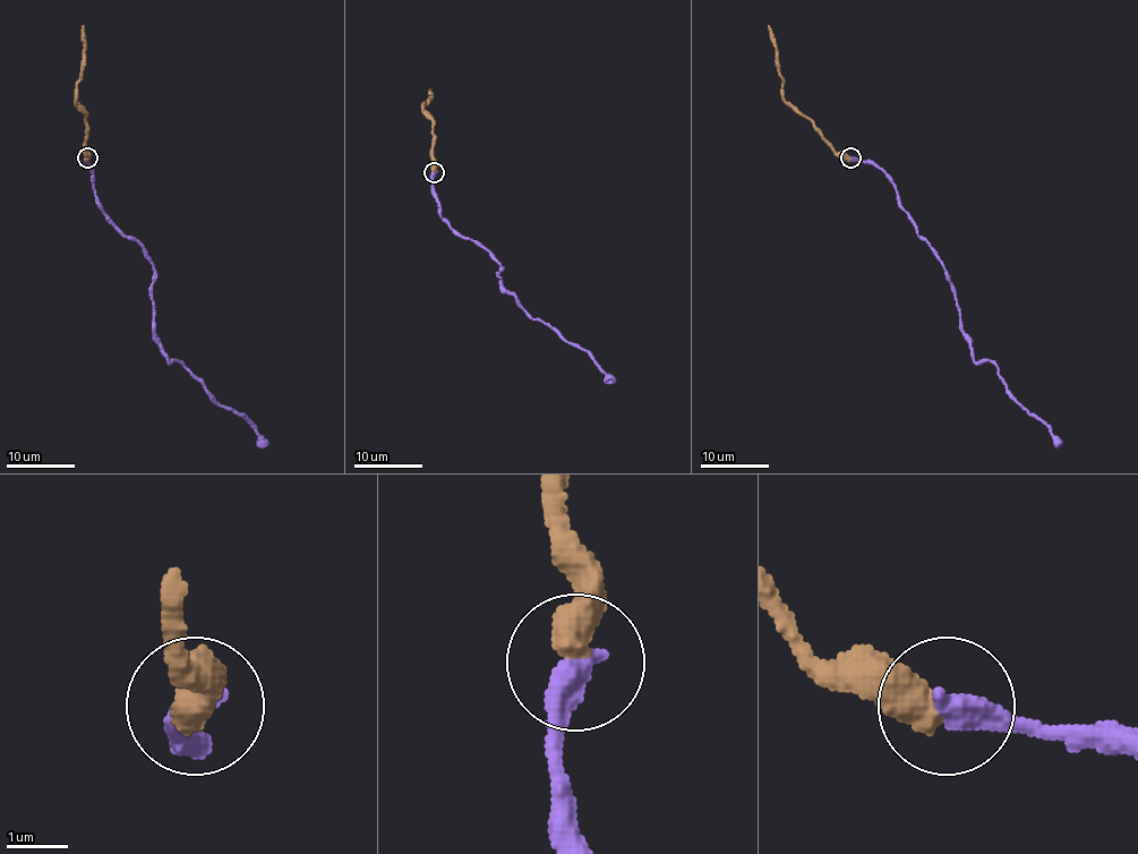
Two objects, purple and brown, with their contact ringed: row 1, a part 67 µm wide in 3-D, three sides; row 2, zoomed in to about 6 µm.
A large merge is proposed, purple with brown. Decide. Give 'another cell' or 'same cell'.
same cell

